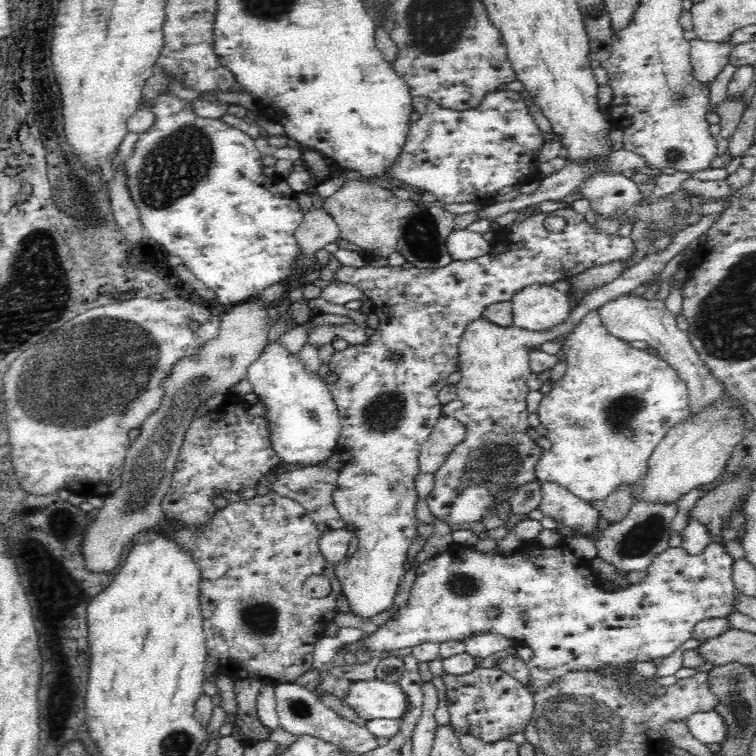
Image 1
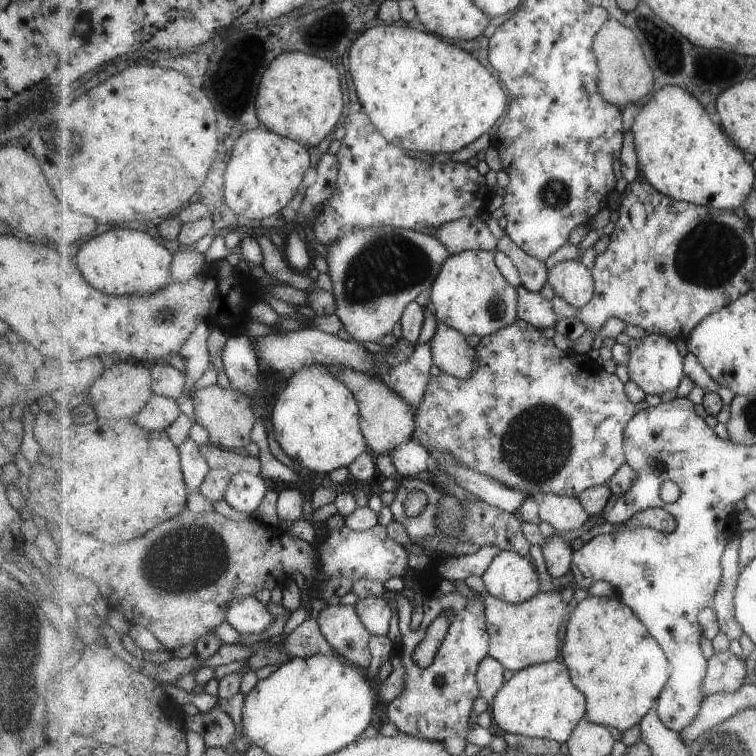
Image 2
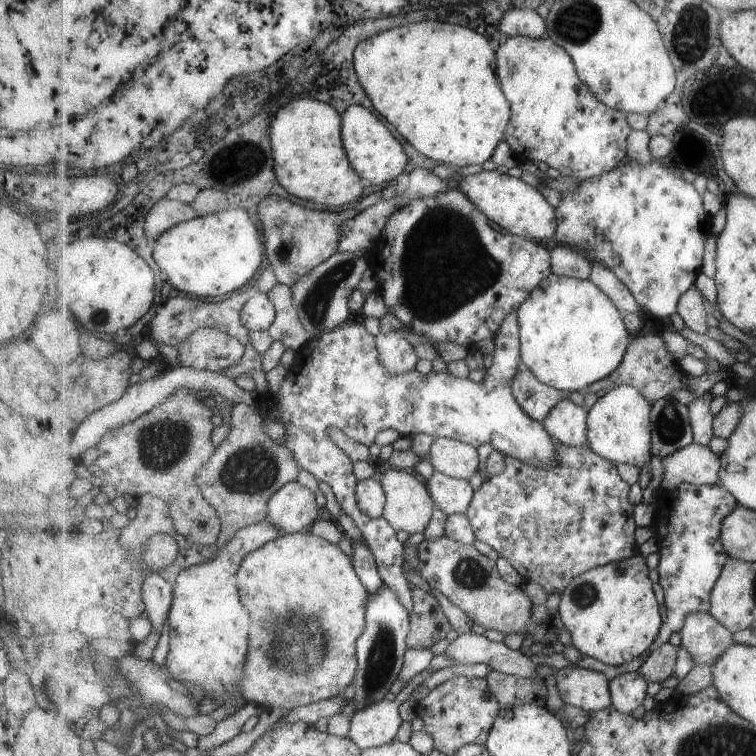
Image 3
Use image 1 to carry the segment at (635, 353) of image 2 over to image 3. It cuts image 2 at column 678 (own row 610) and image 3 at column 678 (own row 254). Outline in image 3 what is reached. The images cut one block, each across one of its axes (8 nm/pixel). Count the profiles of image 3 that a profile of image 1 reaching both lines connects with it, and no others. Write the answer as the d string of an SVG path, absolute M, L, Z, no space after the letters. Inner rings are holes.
M681 483L674 492L660 490L659 512L655 519L656 540L659 545L657 550L660 557L657 566L659 572L658 584L664 592L664 604L667 618L655 642L649 646L649 651L654 651L662 644L668 643L673 632L680 632L685 621L693 613L709 613L711 606L711 591L719 580L724 566L730 557L722 543L722 522L737 508L738 500L725 487L712 487L711 485L696 485Z

